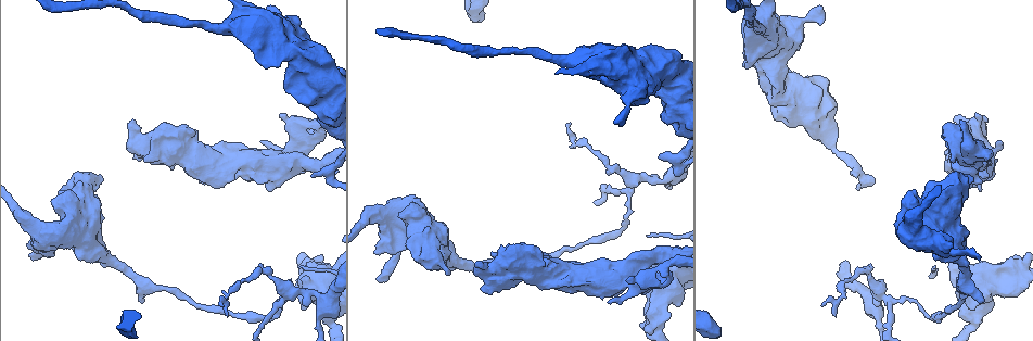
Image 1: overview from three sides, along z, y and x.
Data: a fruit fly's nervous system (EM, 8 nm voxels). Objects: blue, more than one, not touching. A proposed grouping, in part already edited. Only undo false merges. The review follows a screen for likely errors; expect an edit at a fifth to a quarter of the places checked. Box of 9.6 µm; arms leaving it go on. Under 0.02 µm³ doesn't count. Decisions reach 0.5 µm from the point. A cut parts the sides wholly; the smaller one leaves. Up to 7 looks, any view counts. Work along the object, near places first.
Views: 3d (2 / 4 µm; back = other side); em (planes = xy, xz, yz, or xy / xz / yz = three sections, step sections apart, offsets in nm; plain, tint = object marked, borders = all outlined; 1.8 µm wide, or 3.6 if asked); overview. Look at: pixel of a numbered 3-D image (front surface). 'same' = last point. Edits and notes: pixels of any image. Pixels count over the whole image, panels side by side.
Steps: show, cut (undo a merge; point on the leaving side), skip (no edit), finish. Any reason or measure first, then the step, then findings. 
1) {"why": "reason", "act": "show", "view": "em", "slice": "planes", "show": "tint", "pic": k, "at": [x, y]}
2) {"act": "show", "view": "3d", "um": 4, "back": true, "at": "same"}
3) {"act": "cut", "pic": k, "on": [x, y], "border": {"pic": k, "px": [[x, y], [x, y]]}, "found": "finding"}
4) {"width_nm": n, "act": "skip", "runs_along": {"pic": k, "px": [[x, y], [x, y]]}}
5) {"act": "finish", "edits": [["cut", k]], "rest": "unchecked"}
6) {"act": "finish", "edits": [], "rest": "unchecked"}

{"why": "a fork", "act": "show", "view": "em", "slice": "xz", "step": 4, "show": "tint", "pic": 1, "at": [655, 313]}

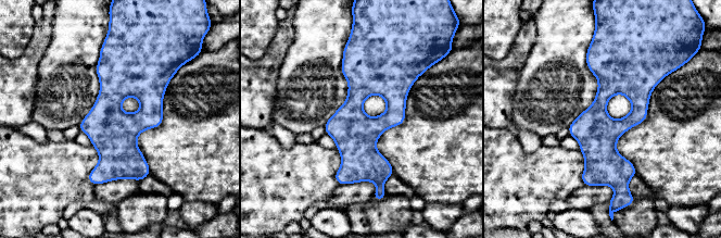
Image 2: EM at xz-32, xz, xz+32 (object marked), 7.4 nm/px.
{"act": "show", "view": "em", "slice": "planes", "show": "tint", "at": "same"}

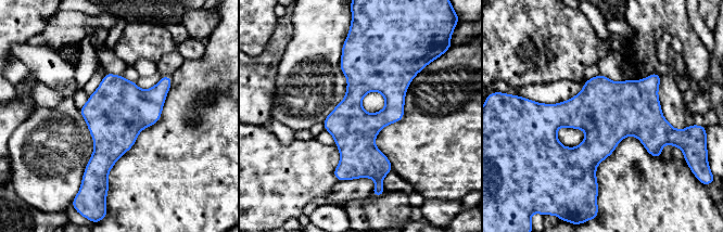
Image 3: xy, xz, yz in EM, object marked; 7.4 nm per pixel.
{"act": "skip", "runs_along": {"pic": 3, "px": [[355, 52], [355, 142], [379, 179]]}, "found": "all the same cell"}

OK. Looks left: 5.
{"why": "abrupt turn", "act": "show", "view": "em", "slice": "planes", "show": "tint", "pic": 1, "at": [878, 290]}

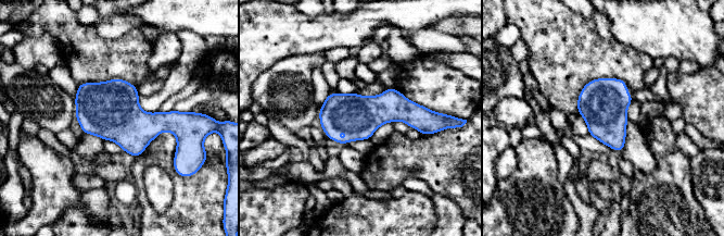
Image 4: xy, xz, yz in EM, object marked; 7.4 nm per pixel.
{"act": "skip", "found": "one cell here"}

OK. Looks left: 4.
{"why": "thick turns thin", "act": "show", "view": "em", "um": 3.6, "slice": "xy", "step": 4, "show": "borders", "pic": 1, "at": [314, 90]}

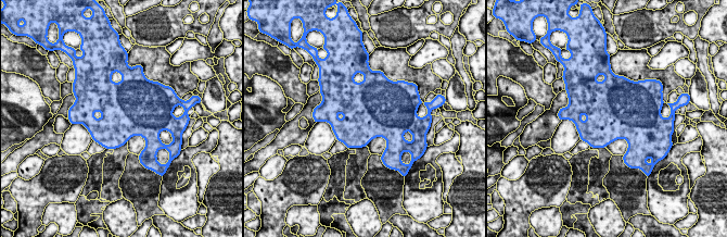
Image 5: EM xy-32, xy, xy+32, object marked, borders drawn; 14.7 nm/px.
{"act": "skip", "found": "continuous, no second cell"}

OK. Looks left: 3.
{"act": "finish", "edits": [], "rest": "unchecked"}

